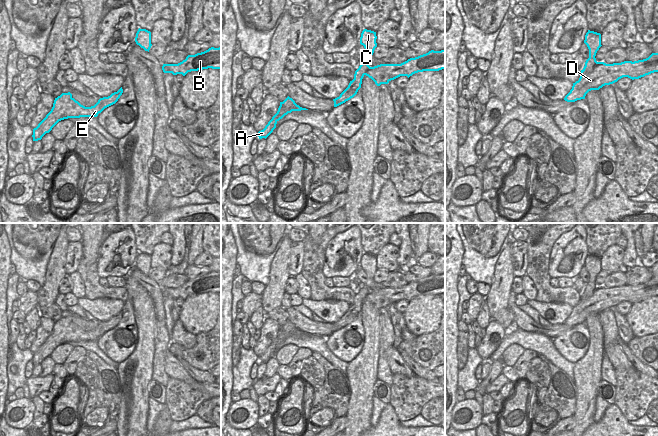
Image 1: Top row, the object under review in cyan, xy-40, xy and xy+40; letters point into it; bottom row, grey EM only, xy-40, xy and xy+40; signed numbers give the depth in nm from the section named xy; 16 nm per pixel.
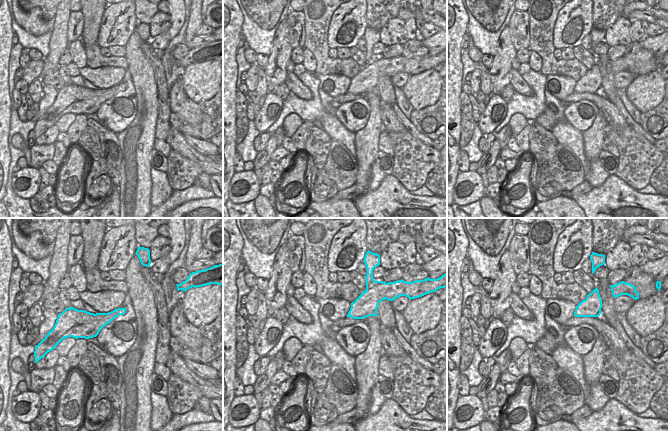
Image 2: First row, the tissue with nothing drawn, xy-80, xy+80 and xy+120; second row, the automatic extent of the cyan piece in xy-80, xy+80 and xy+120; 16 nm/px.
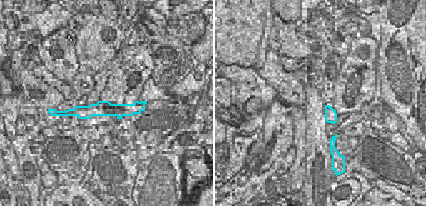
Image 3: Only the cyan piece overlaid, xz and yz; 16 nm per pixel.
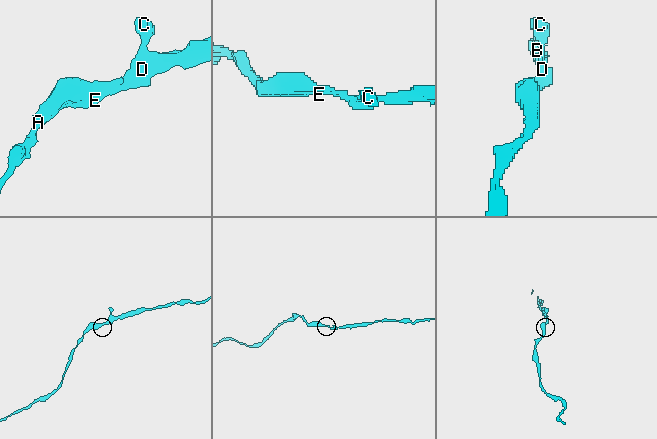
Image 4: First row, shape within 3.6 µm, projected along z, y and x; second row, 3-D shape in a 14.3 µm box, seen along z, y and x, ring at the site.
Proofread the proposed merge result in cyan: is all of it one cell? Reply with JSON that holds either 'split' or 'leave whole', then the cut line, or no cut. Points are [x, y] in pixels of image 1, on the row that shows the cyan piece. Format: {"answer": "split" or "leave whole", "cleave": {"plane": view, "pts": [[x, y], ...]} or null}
{"answer": "split", "cleave": {"plane": "xy+40", "pts": [[599, 62], [593, 68], [589, 68], [585, 64]]}}

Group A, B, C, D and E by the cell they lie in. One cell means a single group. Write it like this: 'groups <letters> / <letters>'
groups A B D E / C

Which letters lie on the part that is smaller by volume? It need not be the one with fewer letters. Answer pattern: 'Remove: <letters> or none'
Remove: C

